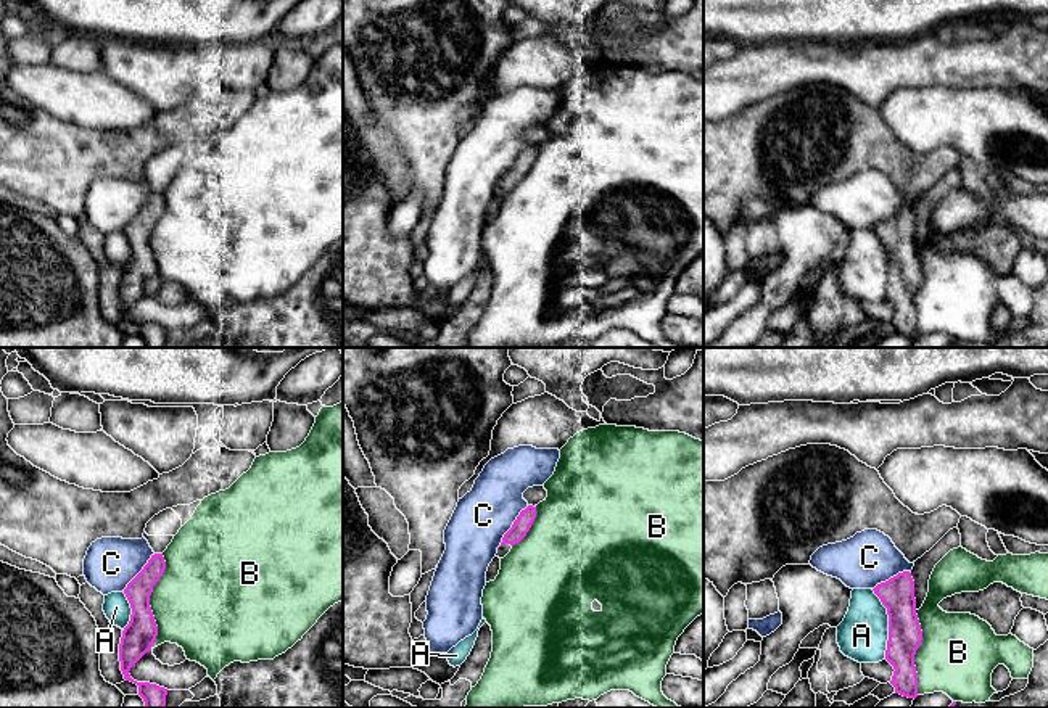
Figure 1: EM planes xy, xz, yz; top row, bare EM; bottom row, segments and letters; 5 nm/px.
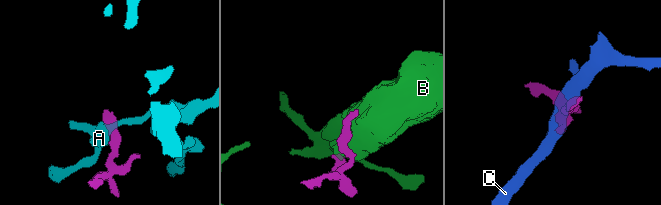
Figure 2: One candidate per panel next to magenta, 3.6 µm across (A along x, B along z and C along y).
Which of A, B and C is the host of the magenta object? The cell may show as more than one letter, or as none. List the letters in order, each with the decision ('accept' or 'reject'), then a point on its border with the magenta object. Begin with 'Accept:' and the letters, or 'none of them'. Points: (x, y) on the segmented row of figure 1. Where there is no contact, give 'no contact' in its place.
Accept: none of them
A: reject; meets magenta in yz at (889, 625)
B: reject; meets magenta in xy at (148, 600)
C: reject; meets magenta in xz at (512, 526)

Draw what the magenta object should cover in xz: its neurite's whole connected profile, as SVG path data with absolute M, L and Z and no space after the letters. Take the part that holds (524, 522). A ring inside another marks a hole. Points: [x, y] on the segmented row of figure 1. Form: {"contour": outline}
{"contour": "M528 505L525 510L522 510L517 520L514 521L512 528L504 534L496 557L504 558L510 552L512 545L518 544L526 536L534 518L536 507Z"}

